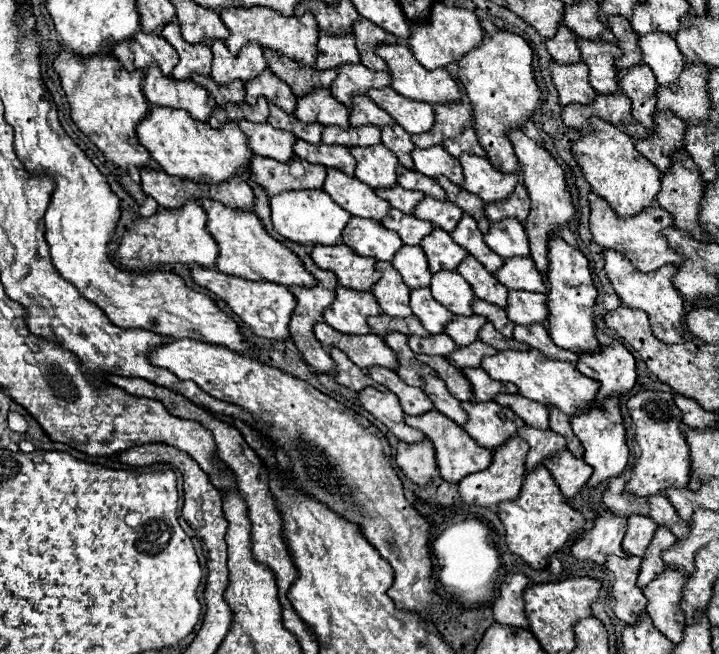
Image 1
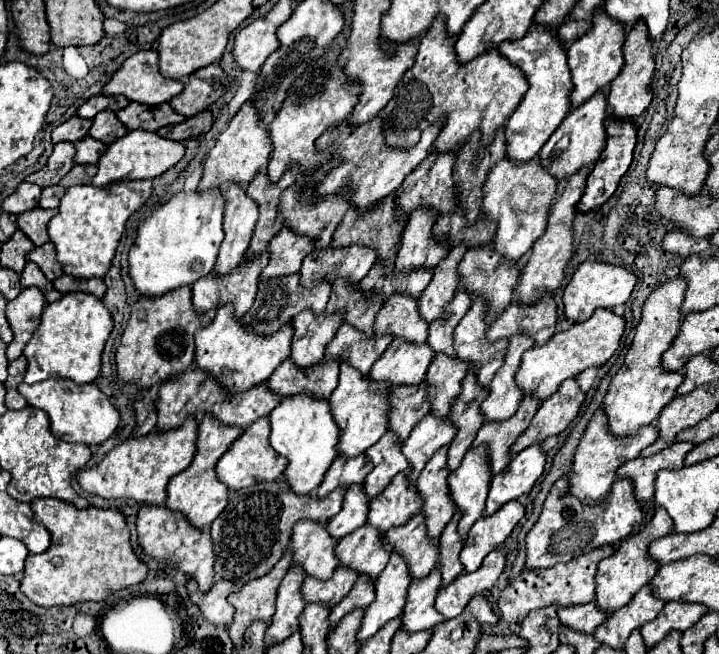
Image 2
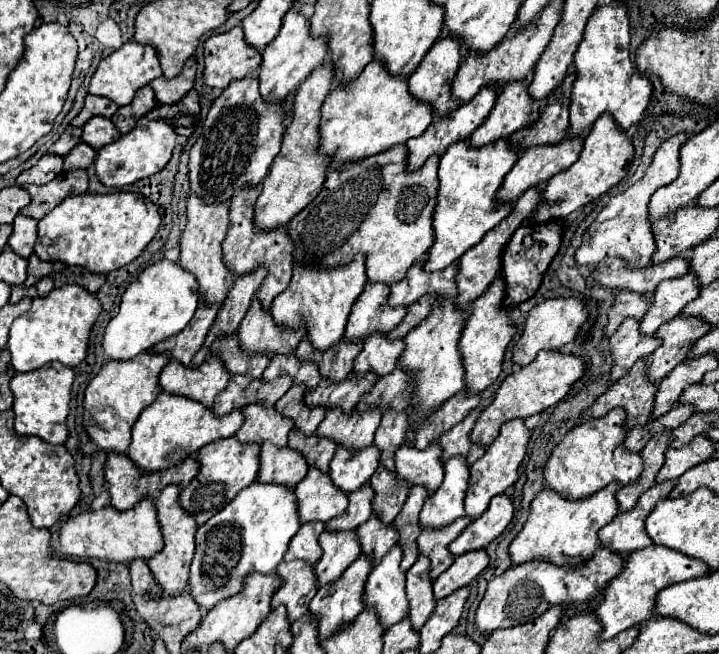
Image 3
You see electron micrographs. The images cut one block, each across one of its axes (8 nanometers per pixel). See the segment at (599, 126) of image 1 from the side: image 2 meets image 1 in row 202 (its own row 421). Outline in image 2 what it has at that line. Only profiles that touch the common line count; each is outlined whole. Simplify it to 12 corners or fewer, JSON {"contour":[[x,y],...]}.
{"contour":[[686,280],[656,286],[602,406],[630,436],[676,396],[662,354],[682,324]]}

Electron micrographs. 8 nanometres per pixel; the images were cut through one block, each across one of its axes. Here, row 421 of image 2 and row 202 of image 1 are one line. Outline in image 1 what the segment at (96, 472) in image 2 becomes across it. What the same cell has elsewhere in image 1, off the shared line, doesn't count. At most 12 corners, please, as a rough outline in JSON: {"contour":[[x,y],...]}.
{"contour":[[206,212],[136,220],[114,256],[134,272],[160,264],[214,268]]}

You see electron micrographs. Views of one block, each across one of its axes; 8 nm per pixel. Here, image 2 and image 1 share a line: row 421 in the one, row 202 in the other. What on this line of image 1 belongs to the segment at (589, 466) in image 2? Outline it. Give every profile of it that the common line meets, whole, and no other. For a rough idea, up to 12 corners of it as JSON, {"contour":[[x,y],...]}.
{"contour":[[590,192],[590,230],[602,248],[642,272],[682,264],[662,230],[674,226],[654,206],[620,220]]}

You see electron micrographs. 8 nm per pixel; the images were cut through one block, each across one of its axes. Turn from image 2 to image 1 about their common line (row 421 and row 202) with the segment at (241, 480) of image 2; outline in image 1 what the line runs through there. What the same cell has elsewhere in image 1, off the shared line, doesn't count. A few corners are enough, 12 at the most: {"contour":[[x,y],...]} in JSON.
{"contour":[[252,184],[256,194],[256,214],[276,240],[284,242],[274,232],[270,222],[270,198]]}

